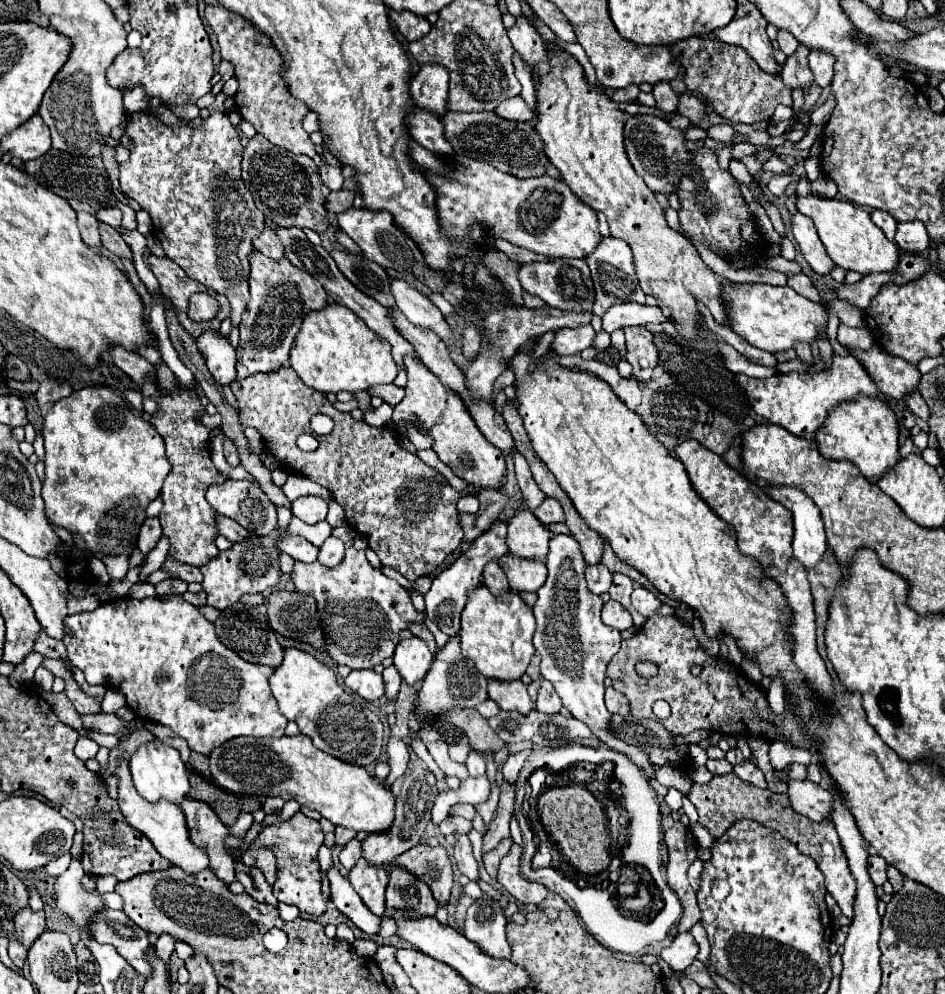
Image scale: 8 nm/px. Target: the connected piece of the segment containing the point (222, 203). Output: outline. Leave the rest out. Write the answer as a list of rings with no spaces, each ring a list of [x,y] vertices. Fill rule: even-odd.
[[[211,111],[207,123],[197,129],[189,125],[165,125],[153,113],[131,113],[127,117],[125,135],[131,139],[131,155],[127,163],[119,165],[119,185],[123,193],[135,199],[141,209],[149,213],[153,221],[153,235],[161,241],[165,255],[175,261],[191,279],[217,293],[223,293],[229,299],[231,323],[237,327],[249,303],[247,279],[253,239],[265,229],[265,217],[255,207],[253,197],[241,179],[243,145],[239,141],[239,131],[233,129],[227,113],[221,111]]]

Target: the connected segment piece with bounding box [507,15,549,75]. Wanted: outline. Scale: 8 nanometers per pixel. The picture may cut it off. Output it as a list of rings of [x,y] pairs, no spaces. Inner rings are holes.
[[[515,17],[515,25],[507,29],[509,39],[515,47],[515,51],[525,59],[525,63],[539,75],[539,73],[547,73],[549,71],[549,61],[547,61],[547,53],[545,53],[545,41],[541,39],[541,35],[535,31],[535,27],[523,17]]]

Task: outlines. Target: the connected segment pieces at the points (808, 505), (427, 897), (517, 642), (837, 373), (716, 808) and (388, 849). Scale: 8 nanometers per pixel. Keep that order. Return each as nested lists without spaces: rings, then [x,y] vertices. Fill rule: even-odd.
[[[767,485],[765,491],[773,501],[781,503],[793,515],[793,525],[795,525],[793,555],[807,569],[815,567],[827,549],[825,529],[823,529],[819,509],[813,505],[813,501],[799,487]]]
[[[393,869],[389,873],[385,907],[387,909],[383,917],[387,919],[393,919],[395,911],[403,911],[409,919],[433,917],[437,911],[437,901],[423,881],[419,881],[405,869]]]
[[[479,585],[479,589],[471,589],[467,595],[467,607],[461,613],[459,641],[463,655],[471,659],[487,679],[519,679],[535,655],[535,647],[531,643],[533,633],[533,611],[519,593],[507,591],[503,595],[493,595],[485,585]]]
[[[833,357],[827,371],[817,373],[775,373],[769,379],[751,379],[747,375],[735,377],[739,387],[745,391],[751,409],[771,423],[785,427],[789,433],[805,439],[813,439],[815,431],[827,419],[827,413],[841,401],[853,399],[855,395],[879,397],[879,389],[867,375],[863,365],[855,357]]]
[[[735,773],[715,775],[707,785],[693,785],[691,791],[687,793],[687,799],[695,805],[695,809],[699,813],[699,823],[703,827],[707,827],[711,831],[711,835],[717,837],[717,839],[735,821],[741,821],[741,819],[753,819],[753,821],[761,823],[763,827],[775,829],[777,833],[787,837],[793,845],[797,845],[797,849],[801,853],[809,855],[817,863],[817,867],[821,869],[821,873],[825,877],[825,889],[837,901],[837,905],[841,907],[841,913],[845,917],[849,917],[849,919],[853,917],[855,879],[851,877],[845,851],[843,851],[843,847],[839,843],[837,831],[835,831],[831,821],[815,823],[815,821],[795,813],[791,809],[791,805],[787,803],[787,795],[777,795],[777,793],[769,793],[769,789],[759,789],[759,787],[755,787],[751,783],[741,781]]]
[[[411,755],[411,765],[391,785],[391,791],[397,797],[397,803],[395,803],[395,821],[393,821],[391,829],[387,833],[367,835],[367,839],[363,841],[363,859],[367,859],[367,863],[371,863],[375,867],[389,865],[395,857],[399,857],[407,849],[419,845],[421,835],[423,835],[427,823],[431,821],[431,807],[433,807],[433,801],[437,797],[435,775],[415,755]]]

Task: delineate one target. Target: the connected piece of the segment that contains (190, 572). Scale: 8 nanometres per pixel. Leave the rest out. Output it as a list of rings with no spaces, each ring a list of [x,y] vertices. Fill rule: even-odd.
[[[167,557],[167,559],[165,559],[163,569],[165,569],[165,571],[169,571],[169,573],[173,573],[173,575],[177,575],[177,577],[181,577],[181,579],[183,579],[183,581],[187,581],[187,583],[191,583],[191,581],[201,583],[201,581],[203,581],[203,575],[201,575],[199,567],[179,563],[179,561],[175,561],[173,557]]]

